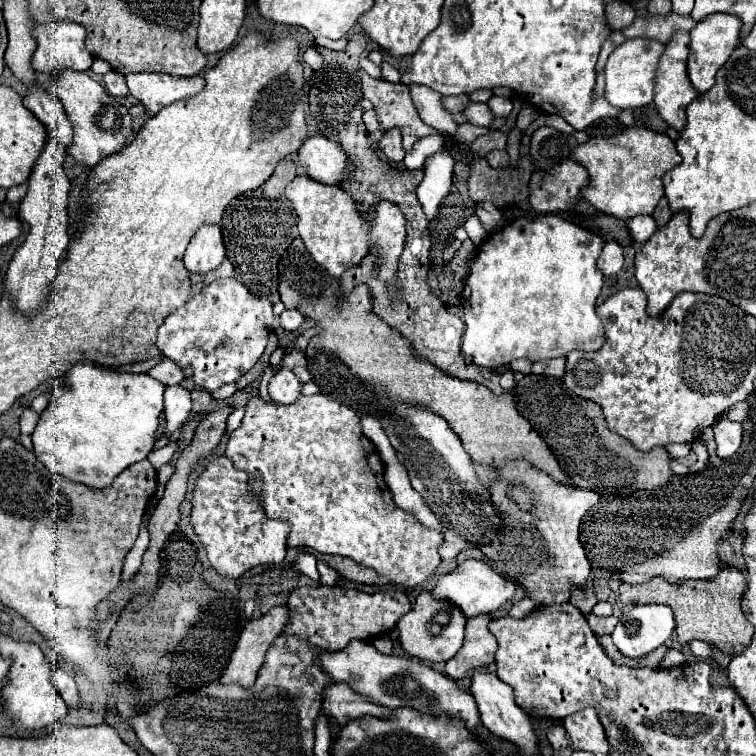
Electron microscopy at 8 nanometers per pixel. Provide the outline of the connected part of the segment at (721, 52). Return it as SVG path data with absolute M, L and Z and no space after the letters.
M709 15L703 21L699 21L691 29L691 47L689 47L689 59L687 59L687 75L695 91L705 93L713 87L715 83L715 73L717 69L729 59L733 49L739 45L739 31L741 31L739 19L735 15Z

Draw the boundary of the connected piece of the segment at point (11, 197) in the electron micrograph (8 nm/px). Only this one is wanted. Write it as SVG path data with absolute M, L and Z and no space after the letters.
M27 181L21 183L21 185L11 187L11 189L7 191L7 201L9 201L9 203L21 203L23 195L27 195Z

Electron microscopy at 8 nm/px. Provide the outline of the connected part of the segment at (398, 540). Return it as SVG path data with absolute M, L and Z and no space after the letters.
M255 395L247 401L243 423L229 435L225 451L235 469L247 473L249 491L259 499L265 515L291 525L287 545L349 557L363 567L375 569L395 585L417 587L425 583L441 563L439 547L443 545L443 535L421 525L413 513L395 505L383 479L385 465L375 445L363 435L359 415L333 401L329 395L309 395L297 399L297 433L287 435L287 431L291 431L291 421L291 407L269 403Z

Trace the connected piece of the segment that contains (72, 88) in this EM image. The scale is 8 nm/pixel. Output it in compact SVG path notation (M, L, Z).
M63 69L53 79L53 83L47 87L47 91L57 95L65 107L67 119L73 125L73 143L69 145L67 153L73 155L81 165L87 165L87 167L97 165L107 155L117 153L129 139L131 129L133 129L133 119L131 119L127 107L123 103L119 103L115 97L111 97L107 93L107 89L101 87L87 73Z

